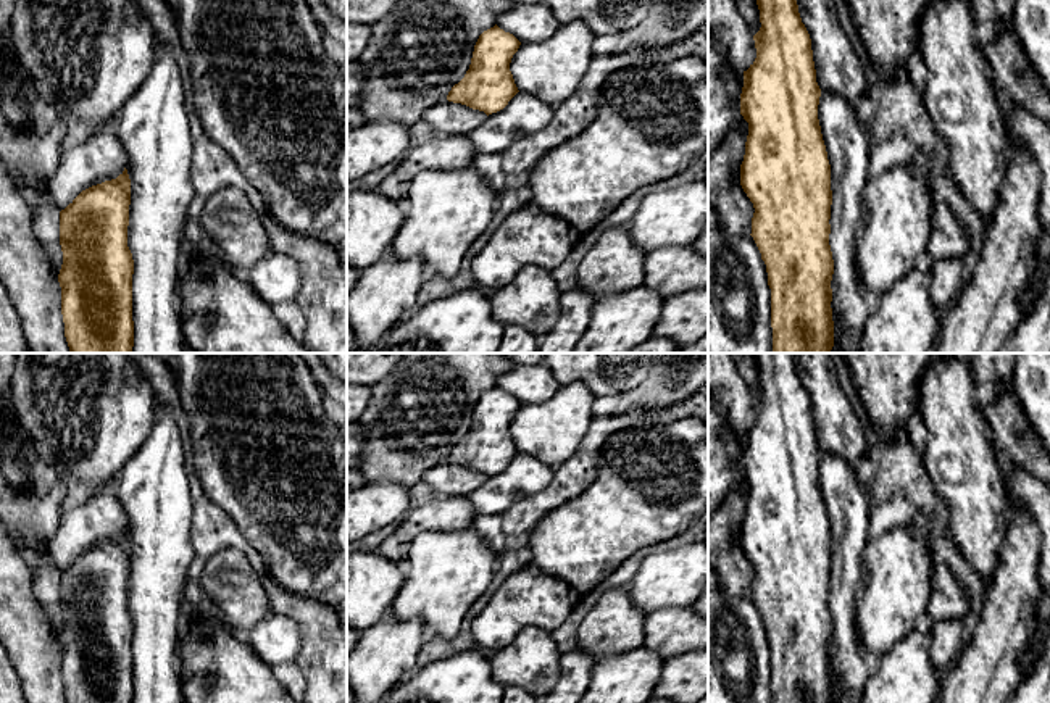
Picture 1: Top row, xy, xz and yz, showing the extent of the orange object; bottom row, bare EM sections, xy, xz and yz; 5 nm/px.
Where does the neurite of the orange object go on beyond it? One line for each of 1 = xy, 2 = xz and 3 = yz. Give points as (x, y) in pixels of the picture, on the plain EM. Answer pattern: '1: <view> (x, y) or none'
1: none
2: none
3: none

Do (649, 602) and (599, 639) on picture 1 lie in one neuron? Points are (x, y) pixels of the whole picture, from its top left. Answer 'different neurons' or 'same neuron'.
same neuron

